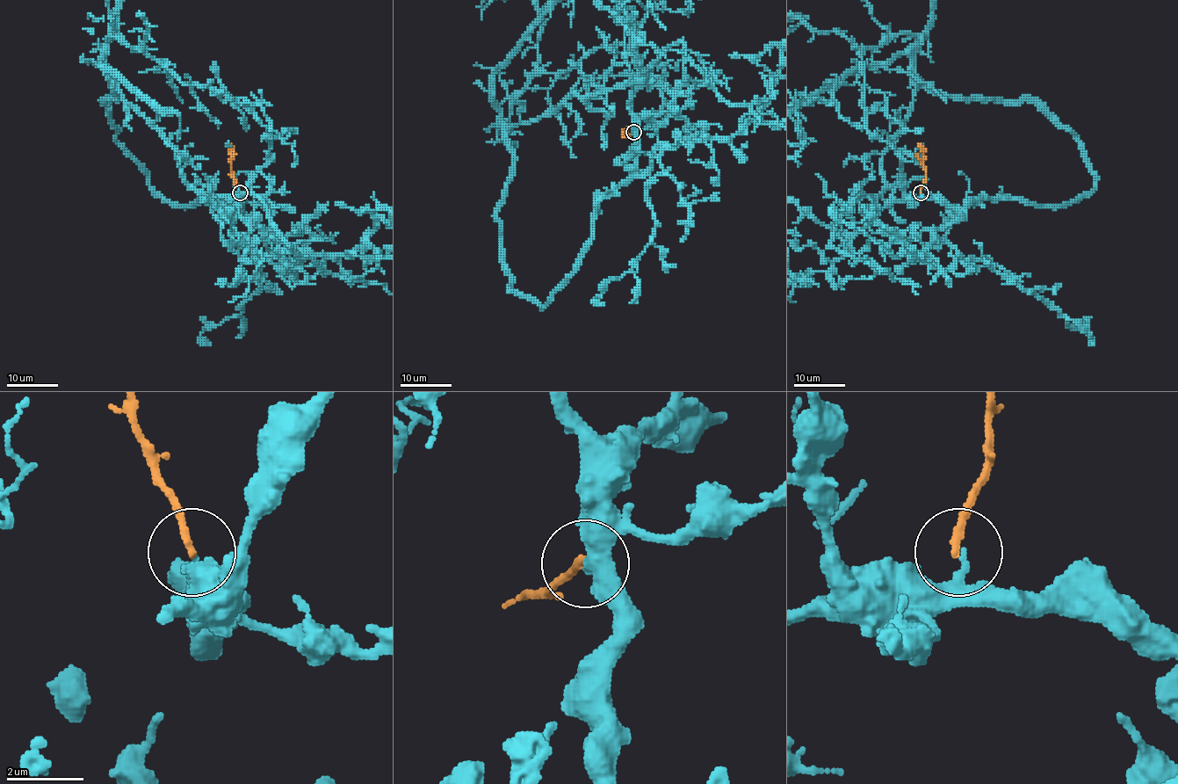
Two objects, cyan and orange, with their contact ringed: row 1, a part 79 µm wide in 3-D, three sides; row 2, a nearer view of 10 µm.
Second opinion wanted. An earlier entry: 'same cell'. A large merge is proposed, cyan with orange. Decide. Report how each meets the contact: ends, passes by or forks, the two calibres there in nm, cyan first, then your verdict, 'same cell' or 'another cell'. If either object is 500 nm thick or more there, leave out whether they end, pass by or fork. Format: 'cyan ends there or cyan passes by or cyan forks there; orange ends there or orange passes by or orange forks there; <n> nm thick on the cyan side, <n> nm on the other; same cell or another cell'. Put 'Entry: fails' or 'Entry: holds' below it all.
cyan ends there; orange ends there; 200 nm thick on the cyan side, 200 nm on the other; another cell
Entry: fails

